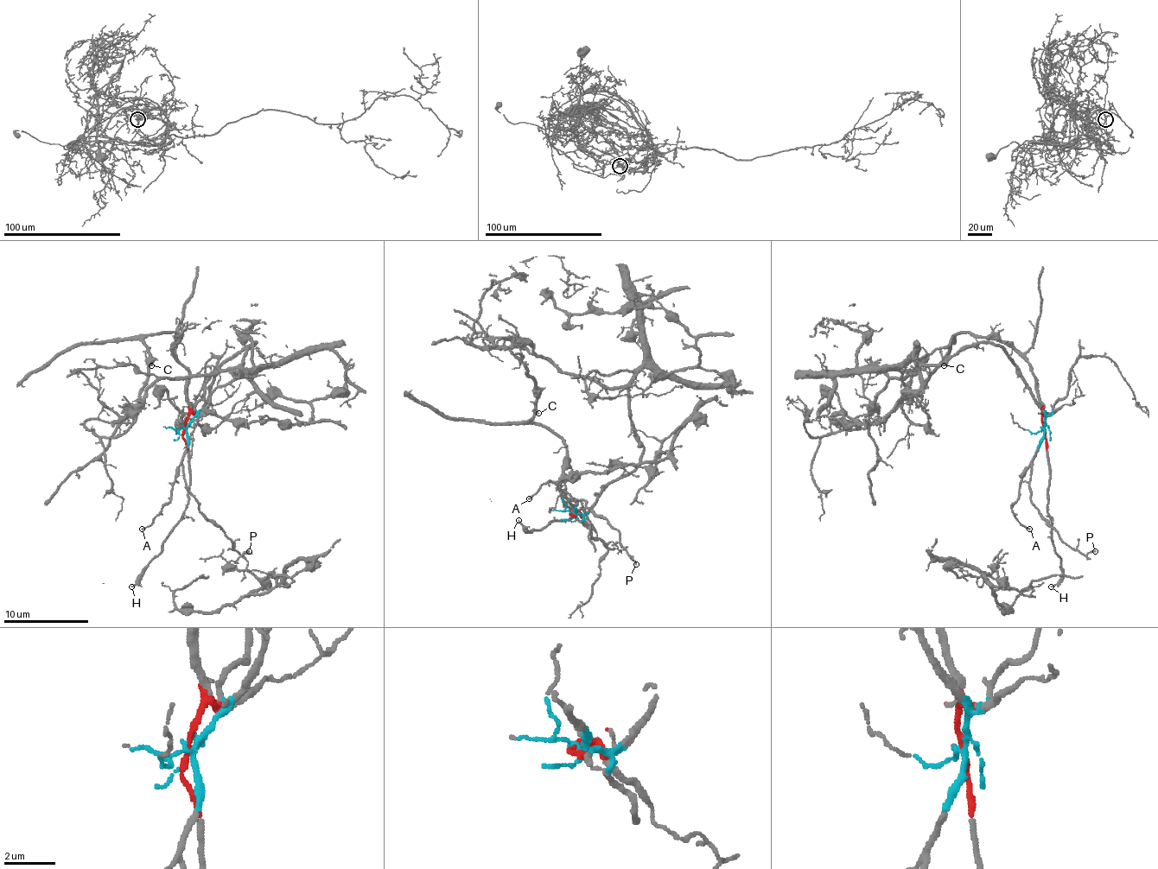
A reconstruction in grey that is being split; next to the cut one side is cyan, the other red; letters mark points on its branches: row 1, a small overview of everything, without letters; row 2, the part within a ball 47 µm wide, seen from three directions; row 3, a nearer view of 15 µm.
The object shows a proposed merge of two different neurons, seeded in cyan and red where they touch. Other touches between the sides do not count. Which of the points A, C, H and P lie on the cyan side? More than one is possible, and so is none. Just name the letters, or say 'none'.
A, P

